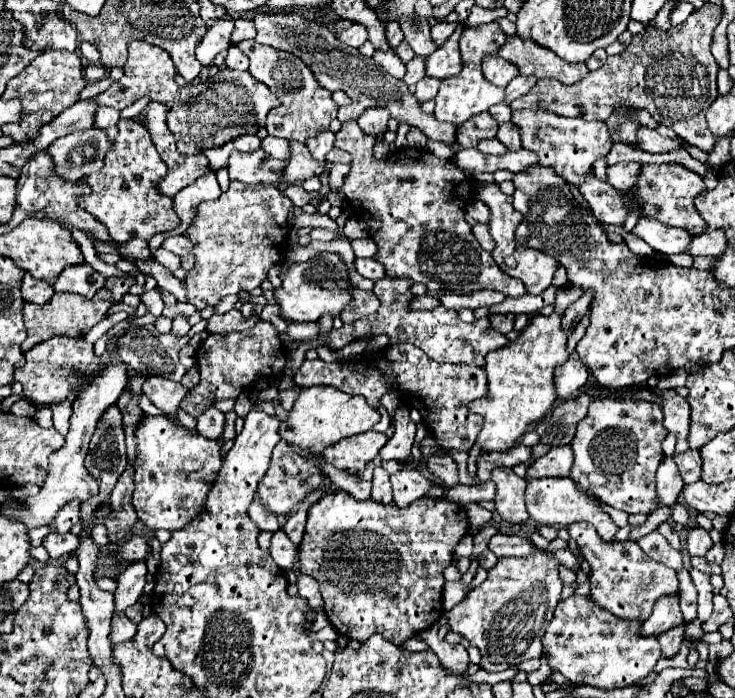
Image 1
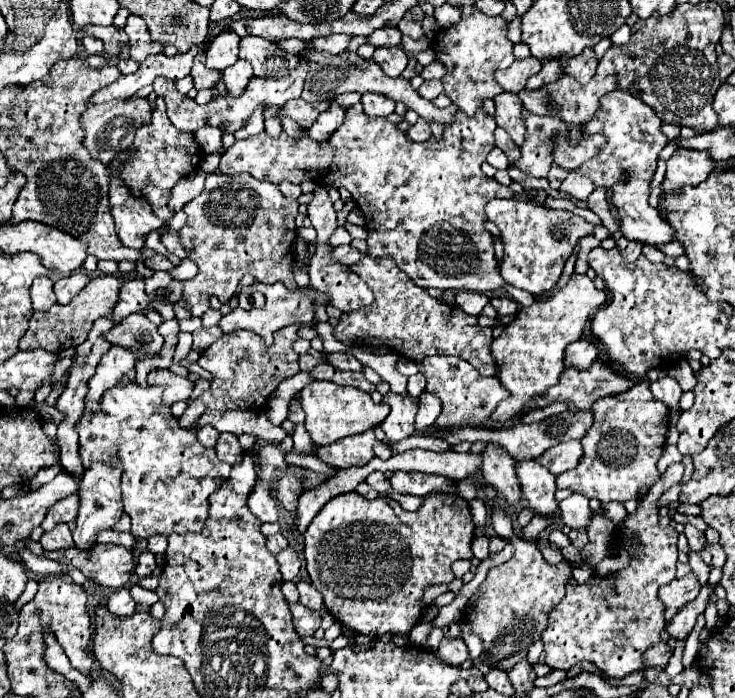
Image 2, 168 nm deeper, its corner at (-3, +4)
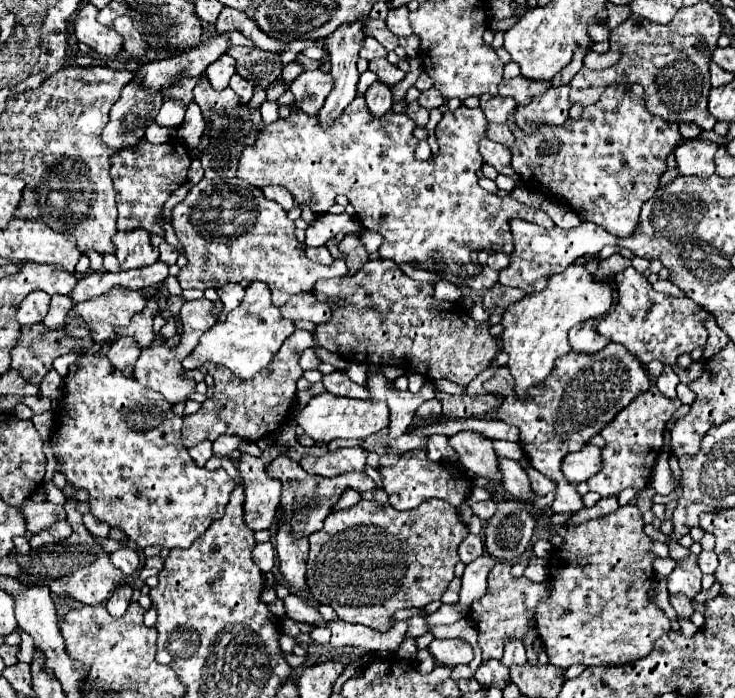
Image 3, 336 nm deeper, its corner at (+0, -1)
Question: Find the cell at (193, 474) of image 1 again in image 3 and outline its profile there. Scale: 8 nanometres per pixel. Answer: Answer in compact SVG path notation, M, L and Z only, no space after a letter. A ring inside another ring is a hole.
M101 353L83 355L77 361L79 369L75 375L67 375L67 403L59 411L57 421L59 427L55 431L55 439L51 439L53 453L65 473L67 481L79 489L89 491L89 507L91 513L109 523L111 527L119 527L125 535L135 541L137 549L143 551L149 545L159 547L189 547L211 521L223 517L223 509L229 503L229 495L235 487L235 481L223 471L209 471L207 467L199 467L187 453L181 443L181 417L177 417L171 405L159 395L137 383L135 379L125 377L121 371L115 371L107 357ZM131 417L159 417L157 425L151 429L135 429Z

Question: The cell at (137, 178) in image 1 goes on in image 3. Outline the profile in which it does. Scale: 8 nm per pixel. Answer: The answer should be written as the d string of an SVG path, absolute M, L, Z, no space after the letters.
M145 229L119 231L113 235L113 245L123 271L145 267L159 259L159 249L151 245L151 233Z

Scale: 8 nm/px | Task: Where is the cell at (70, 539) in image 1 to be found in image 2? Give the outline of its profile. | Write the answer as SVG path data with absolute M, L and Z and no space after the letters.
M60 522L58 526L54 526L54 530L44 532L40 538L40 544L44 550L62 550L62 548L70 548L74 546L72 540L72 532L68 528L68 524Z

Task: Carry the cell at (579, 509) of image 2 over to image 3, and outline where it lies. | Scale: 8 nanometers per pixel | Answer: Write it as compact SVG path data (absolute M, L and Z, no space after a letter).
M609 343L605 349L591 355L579 355L575 351L567 353L555 365L551 379L547 379L547 387L543 387L543 391L535 391L535 387L531 387L523 401L519 401L513 391L513 379L507 373L507 367L499 367L495 375L483 383L483 387L485 391L499 391L505 395L505 401L497 411L497 419L519 427L519 439L525 443L523 451L531 465L549 479L557 481L557 495L551 509L555 513L573 513L583 509L583 501L575 485L563 479L563 455L579 451L587 439L597 435L605 423L627 407L627 403L631 403L639 393L647 391L647 387L651 387L651 379L645 367L633 355L629 355L625 347Z

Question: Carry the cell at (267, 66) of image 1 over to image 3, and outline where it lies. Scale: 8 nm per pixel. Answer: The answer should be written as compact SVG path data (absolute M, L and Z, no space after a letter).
M231 47L227 51L237 61L237 73L249 81L260 82L264 88L276 80L283 69L279 53L249 49L249 47Z

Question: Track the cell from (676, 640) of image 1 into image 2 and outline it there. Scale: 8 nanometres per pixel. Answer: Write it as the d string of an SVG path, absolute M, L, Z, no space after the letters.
M712 584L702 586L700 594L696 596L696 600L688 602L686 606L682 606L682 610L678 610L678 614L668 624L670 636L674 636L674 638L686 638L690 634L690 630L696 624L696 618L706 610L708 600L710 600L710 595L714 590L715 586Z

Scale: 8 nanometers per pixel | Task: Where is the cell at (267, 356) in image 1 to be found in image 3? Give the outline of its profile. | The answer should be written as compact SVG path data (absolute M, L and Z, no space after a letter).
M297 329L293 335L289 335L281 349L277 351L275 359L259 371L253 379L241 379L233 375L227 367L217 367L211 363L205 363L205 369L213 375L215 387L213 397L209 397L201 409L193 415L183 417L183 443L185 447L193 447L195 443L201 443L205 439L215 441L219 435L237 435L247 439L259 439L273 431L277 431L289 415L291 401L297 391L297 381L303 375L303 369L299 367L299 357L307 347L313 347L313 335L309 331Z

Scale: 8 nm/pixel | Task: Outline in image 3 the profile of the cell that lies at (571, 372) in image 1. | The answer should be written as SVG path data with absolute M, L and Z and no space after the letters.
M589 319L587 323L581 323L579 327L573 327L573 329L569 331L569 343L571 343L571 349L573 349L575 353L591 355L591 353L603 349L609 341L597 335L597 331L595 331L595 321Z

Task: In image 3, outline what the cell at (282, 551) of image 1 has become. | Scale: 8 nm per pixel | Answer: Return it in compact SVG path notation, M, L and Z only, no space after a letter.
M259 543L253 549L253 561L261 567L263 573L269 573L275 567L275 549L271 543Z

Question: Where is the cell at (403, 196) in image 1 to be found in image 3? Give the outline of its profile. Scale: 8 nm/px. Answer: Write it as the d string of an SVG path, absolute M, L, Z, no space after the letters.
M357 95L347 111L337 119L333 129L321 129L317 117L305 115L303 111L291 113L289 119L279 119L277 123L265 127L255 145L245 145L239 163L237 177L249 181L255 187L265 185L283 185L287 187L297 207L311 207L315 213L327 213L335 201L335 195L343 193L349 197L349 203L355 207L355 215L361 225L369 231L383 235L383 245L379 247L379 255L383 259L393 259L397 265L401 263L417 263L421 269L439 277L439 281L447 281L445 275L451 273L459 279L475 277L483 271L481 263L473 263L473 253L495 250L507 254L513 251L513 237L507 219L519 217L531 223L539 223L543 227L553 227L555 223L541 209L527 207L513 197L497 197L479 187L477 171L483 167L483 157L479 155L479 141L485 137L487 119L481 109L459 107L457 111L447 111L438 123L435 134L439 150L437 155L425 161L415 157L415 123L403 113L387 113L383 119L375 119L369 115L367 105L363 103L363 95Z

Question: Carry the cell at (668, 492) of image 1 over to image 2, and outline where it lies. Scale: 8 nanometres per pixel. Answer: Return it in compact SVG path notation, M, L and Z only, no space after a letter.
M670 464L650 492L638 500L636 512L628 514L616 528L616 538L638 542L638 548L628 548L630 564L614 574L592 574L584 584L568 584L566 596L550 612L548 628L542 634L546 664L558 670L570 670L580 660L594 662L606 676L624 678L642 670L642 654L660 642L660 630L666 626L664 606L658 598L660 584L676 578L678 562L678 532L670 526L660 528L658 498L682 480L684 466Z

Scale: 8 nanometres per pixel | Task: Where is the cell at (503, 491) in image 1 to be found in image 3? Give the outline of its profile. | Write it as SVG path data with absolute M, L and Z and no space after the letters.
M461 431L449 439L451 447L459 453L459 461L477 477L487 479L491 485L501 485L499 455L493 449L493 441L475 431Z

